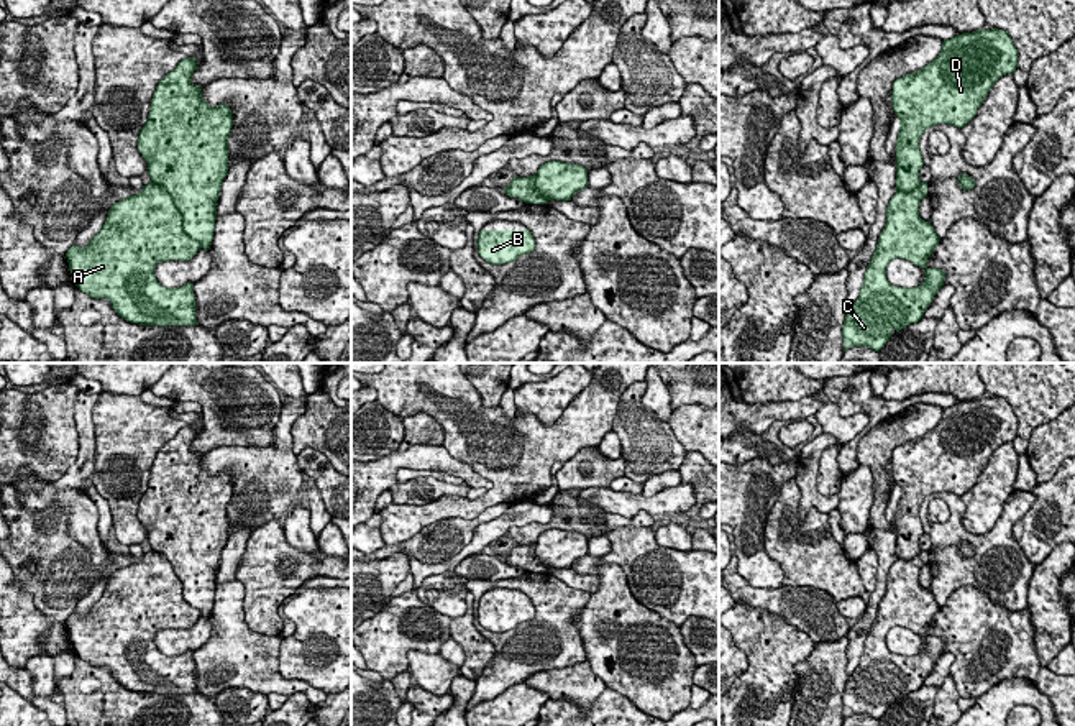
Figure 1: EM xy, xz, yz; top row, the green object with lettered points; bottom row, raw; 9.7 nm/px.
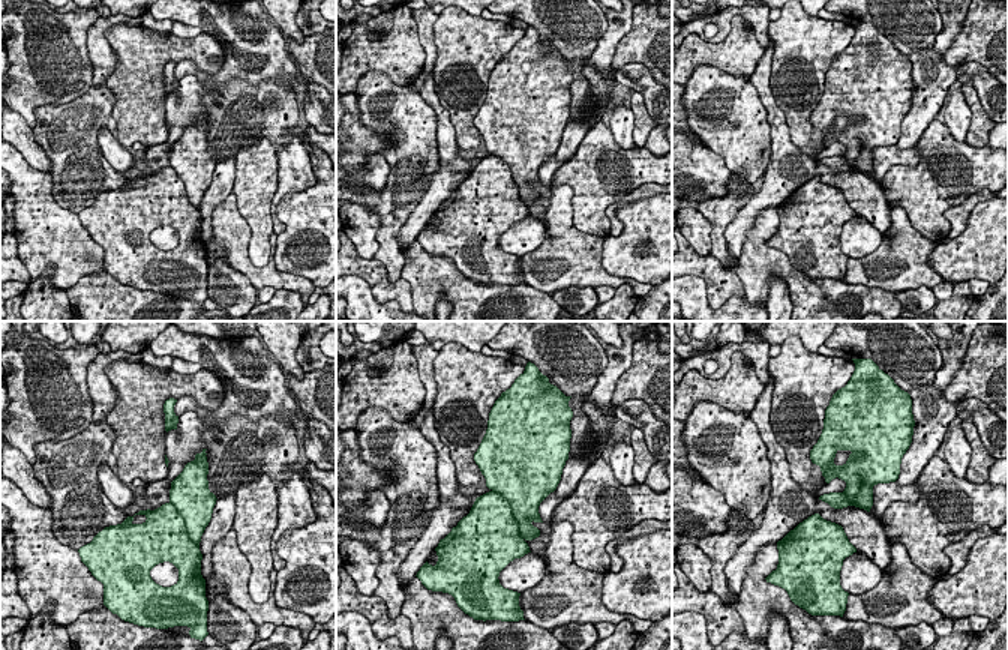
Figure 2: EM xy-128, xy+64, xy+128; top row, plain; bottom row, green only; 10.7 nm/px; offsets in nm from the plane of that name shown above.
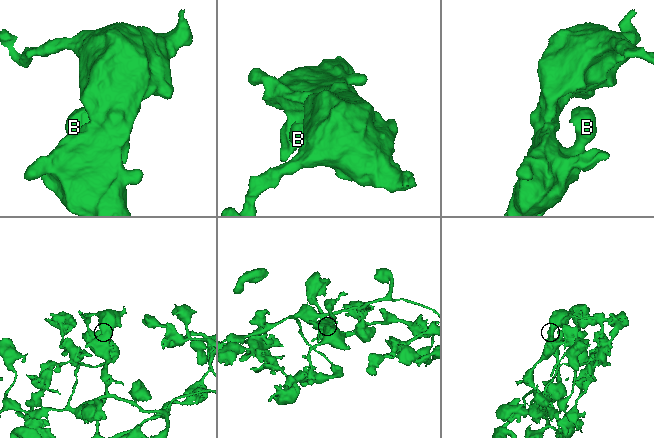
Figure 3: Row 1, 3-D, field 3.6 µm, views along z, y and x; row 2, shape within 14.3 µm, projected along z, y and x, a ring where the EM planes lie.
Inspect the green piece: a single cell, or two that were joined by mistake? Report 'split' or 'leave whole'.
split

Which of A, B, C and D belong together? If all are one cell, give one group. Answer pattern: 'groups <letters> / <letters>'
groups A B C / D

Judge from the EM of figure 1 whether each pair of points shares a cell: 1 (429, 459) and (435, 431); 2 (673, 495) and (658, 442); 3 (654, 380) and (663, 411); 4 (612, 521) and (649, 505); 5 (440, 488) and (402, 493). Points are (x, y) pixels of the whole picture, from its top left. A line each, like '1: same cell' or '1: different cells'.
1: different cells
2: different cells
3: same cell
4: different cells
5: same cell

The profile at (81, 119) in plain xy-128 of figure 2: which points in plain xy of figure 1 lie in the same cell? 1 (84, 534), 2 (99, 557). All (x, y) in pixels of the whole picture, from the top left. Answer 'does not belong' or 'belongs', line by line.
1: does not belong
2: does not belong

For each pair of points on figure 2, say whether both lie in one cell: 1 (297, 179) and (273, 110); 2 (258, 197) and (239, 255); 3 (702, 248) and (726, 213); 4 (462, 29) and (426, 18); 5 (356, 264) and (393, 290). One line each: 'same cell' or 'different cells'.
1: different cells
2: different cells
3: different cells
4: different cells
5: same cell

